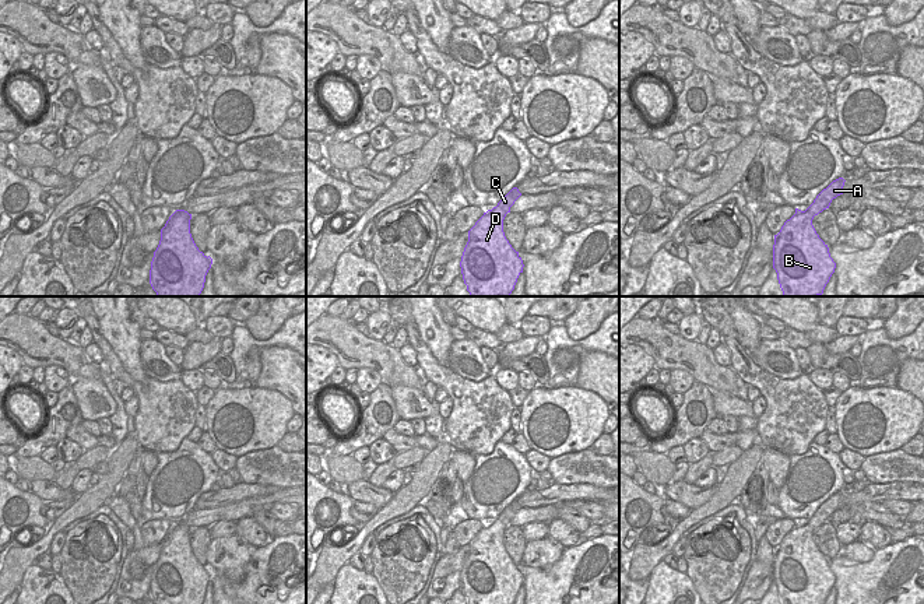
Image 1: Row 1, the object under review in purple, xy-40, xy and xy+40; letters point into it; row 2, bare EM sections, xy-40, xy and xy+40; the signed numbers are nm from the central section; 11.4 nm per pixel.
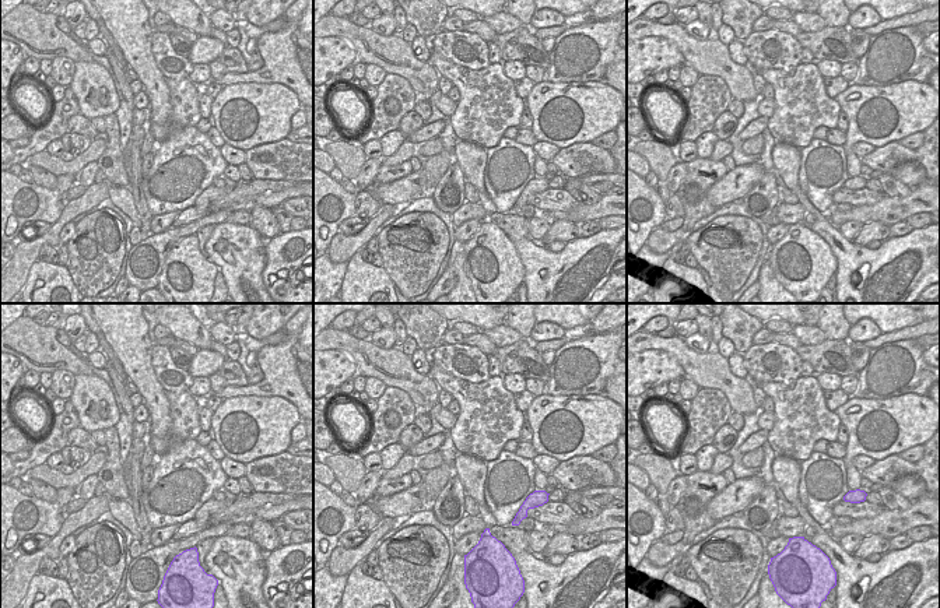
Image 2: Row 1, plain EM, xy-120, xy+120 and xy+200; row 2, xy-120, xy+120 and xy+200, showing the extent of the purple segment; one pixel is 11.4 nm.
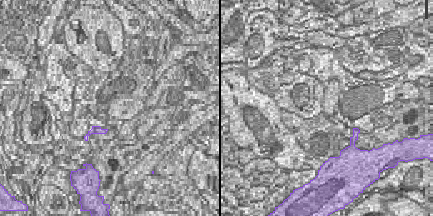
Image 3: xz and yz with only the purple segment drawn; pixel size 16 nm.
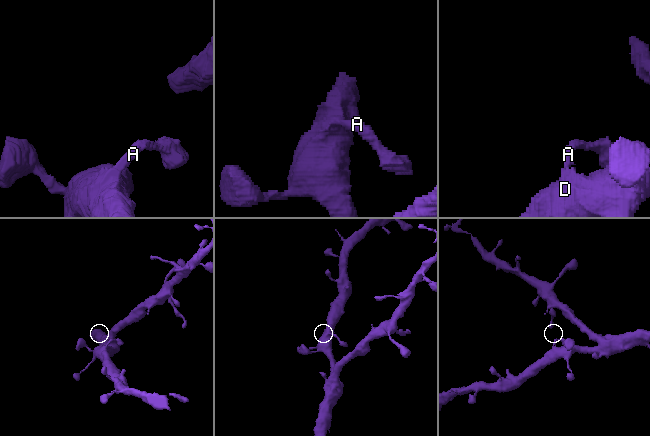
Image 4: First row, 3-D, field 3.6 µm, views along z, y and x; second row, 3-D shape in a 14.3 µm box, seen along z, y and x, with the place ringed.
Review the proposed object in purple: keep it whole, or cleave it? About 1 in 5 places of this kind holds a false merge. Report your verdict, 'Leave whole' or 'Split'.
Leave whole.

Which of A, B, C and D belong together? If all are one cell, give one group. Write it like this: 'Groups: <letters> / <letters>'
Groups: A B C D.

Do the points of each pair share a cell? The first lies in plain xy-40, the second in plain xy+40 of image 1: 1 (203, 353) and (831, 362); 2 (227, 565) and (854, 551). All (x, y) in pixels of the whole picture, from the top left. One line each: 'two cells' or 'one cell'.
1: two cells
2: one cell

